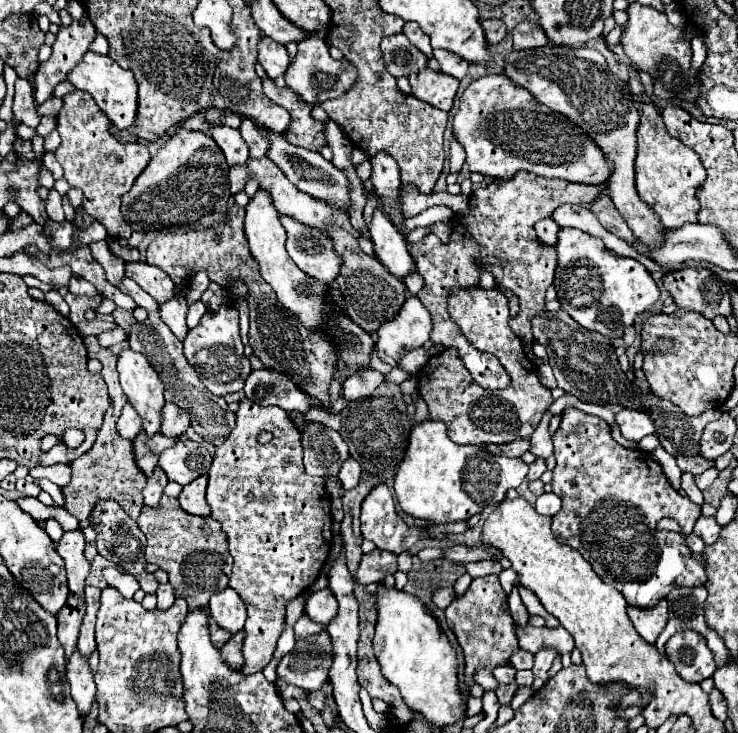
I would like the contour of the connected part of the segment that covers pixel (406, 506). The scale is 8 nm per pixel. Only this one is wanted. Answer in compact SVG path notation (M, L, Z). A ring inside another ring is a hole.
M424 421L412 425L412 435L408 437L408 451L404 453L404 459L400 467L396 469L394 477L394 491L400 501L402 511L406 511L412 517L424 517L432 519L434 523L446 523L446 521L466 521L468 517L482 513L486 503L500 503L506 499L508 489L516 489L528 473L528 465L522 463L522 459L508 459L494 453L488 453L480 445L458 445L446 435L446 427L440 421Z

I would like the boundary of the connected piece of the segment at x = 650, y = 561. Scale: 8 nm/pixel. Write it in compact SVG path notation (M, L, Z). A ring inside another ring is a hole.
M566 409L562 413L562 423L552 439L556 457L552 493L562 499L562 509L552 517L552 533L560 543L578 549L580 555L602 577L602 581L616 587L626 597L628 605L634 607L654 607L668 595L670 587L700 587L706 583L704 567L700 561L692 559L684 541L684 535L692 533L692 527L700 517L700 507L670 485L662 467L650 453L618 445L612 439L610 427L604 419L578 409ZM664 517L676 519L682 533L658 531L656 525Z

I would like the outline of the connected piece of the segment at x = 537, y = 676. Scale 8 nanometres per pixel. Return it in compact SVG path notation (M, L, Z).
M540 649L536 655L534 655L534 667L532 667L532 673L534 673L534 685L532 689L538 691L540 687L546 685L548 681L548 669L552 665L552 661L556 659L558 651L554 649Z

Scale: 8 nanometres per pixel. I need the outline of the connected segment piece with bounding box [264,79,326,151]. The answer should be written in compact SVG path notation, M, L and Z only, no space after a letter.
M264 79L264 95L272 101L282 105L284 109L290 111L290 125L284 137L288 137L294 145L310 149L310 151L320 151L326 145L324 137L324 125L320 121L314 121L310 117L310 105L300 103L290 89L278 89L274 87L272 79Z

